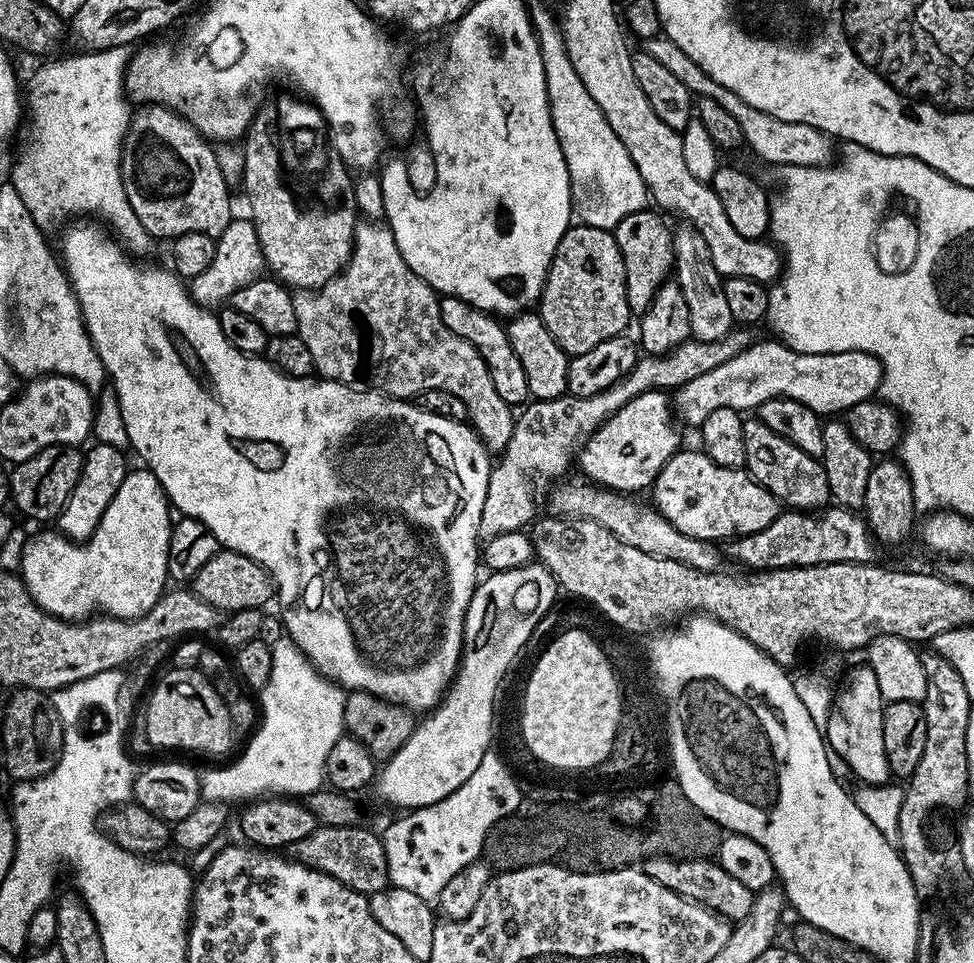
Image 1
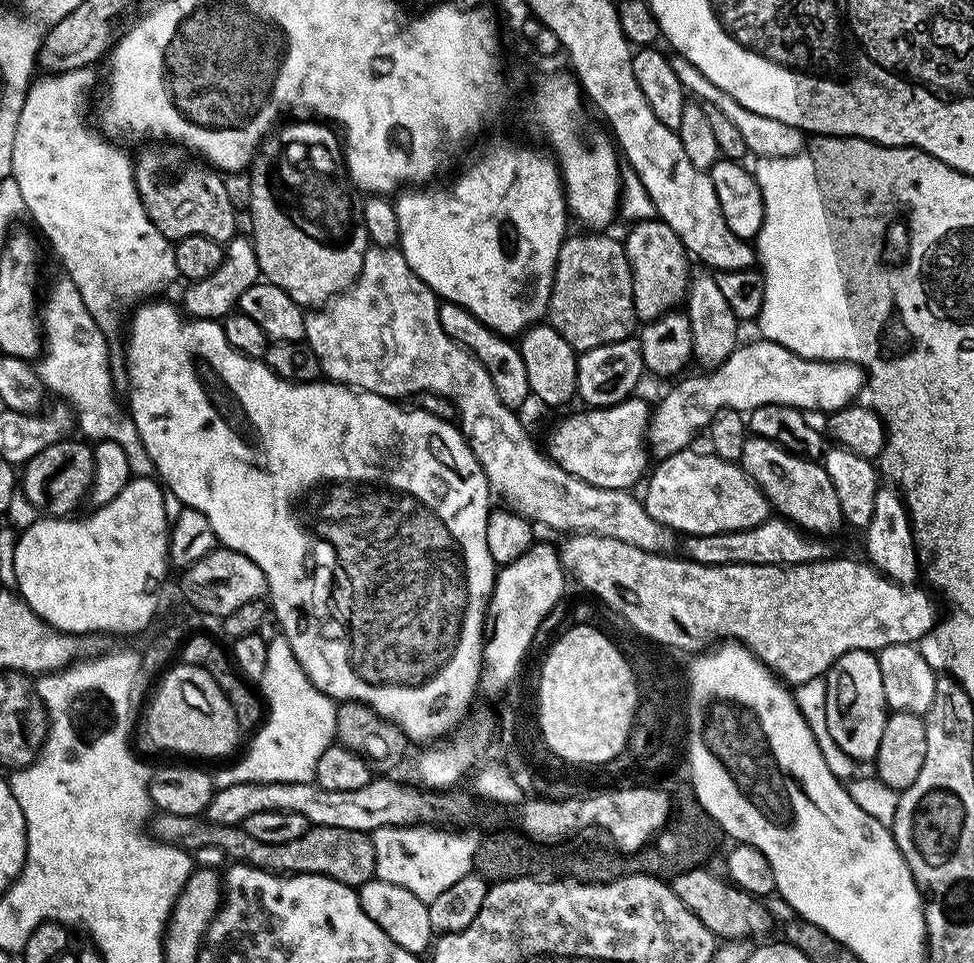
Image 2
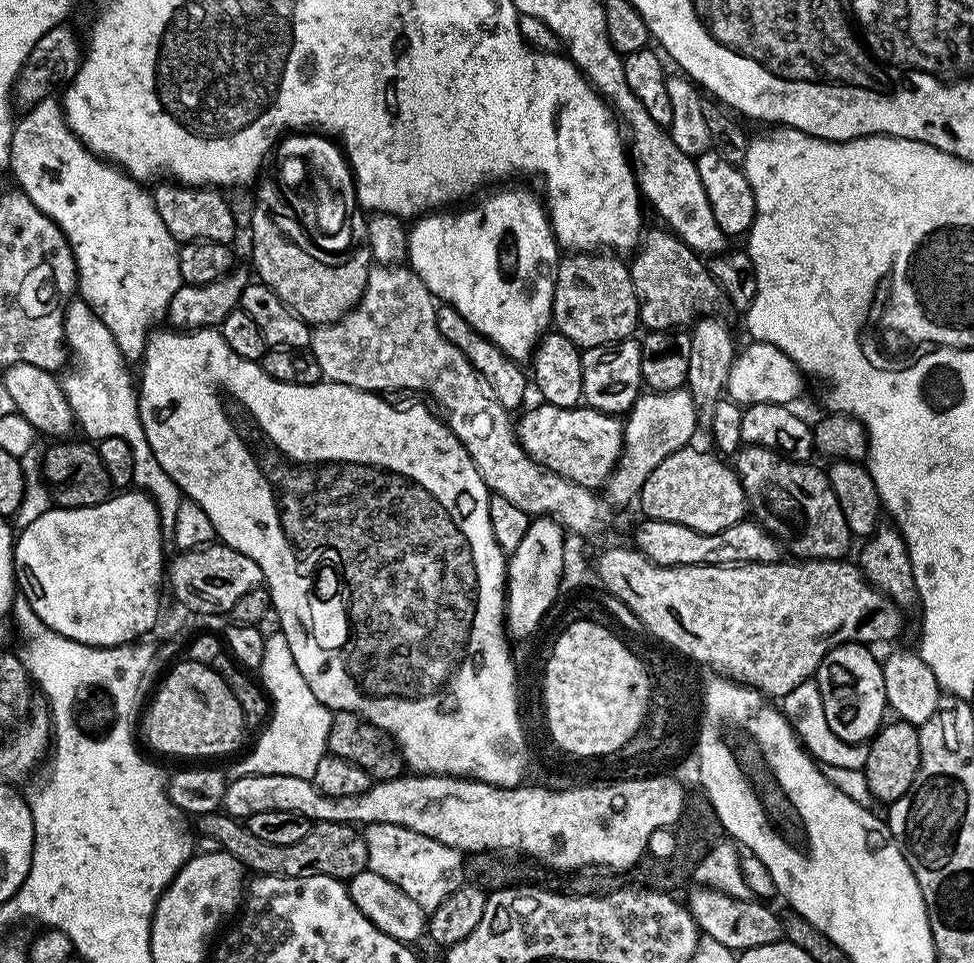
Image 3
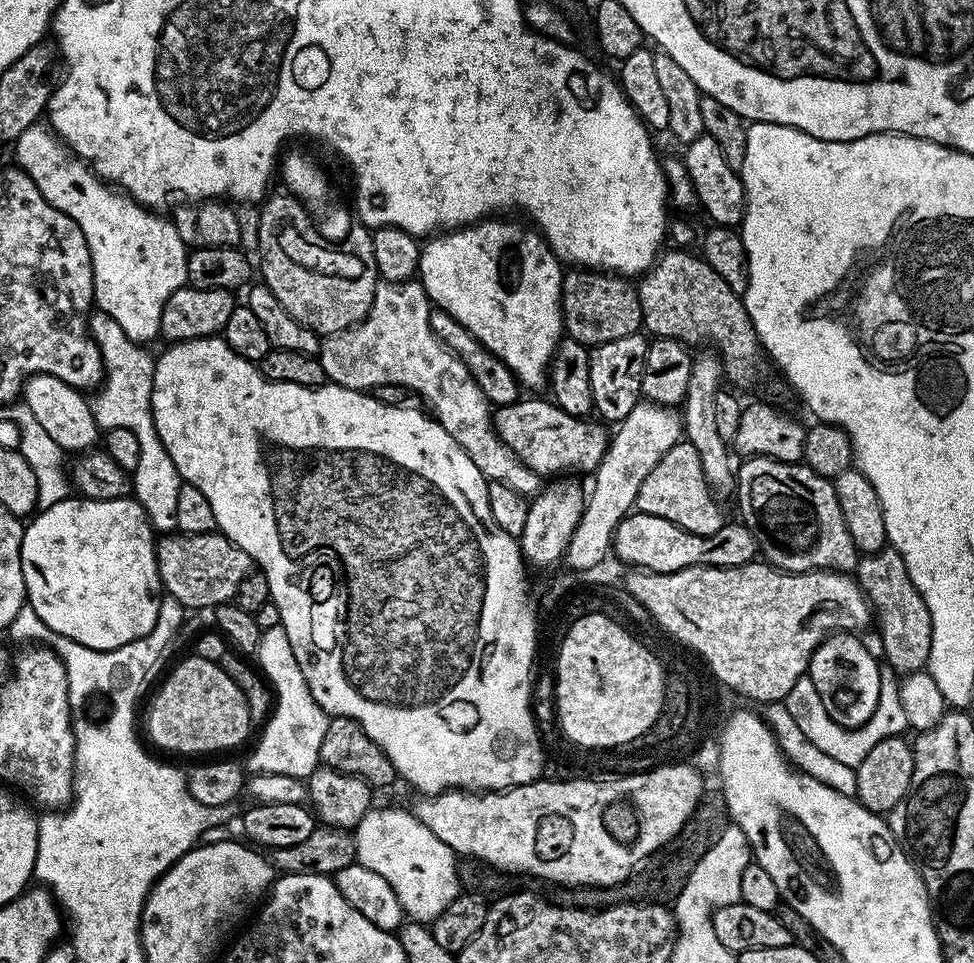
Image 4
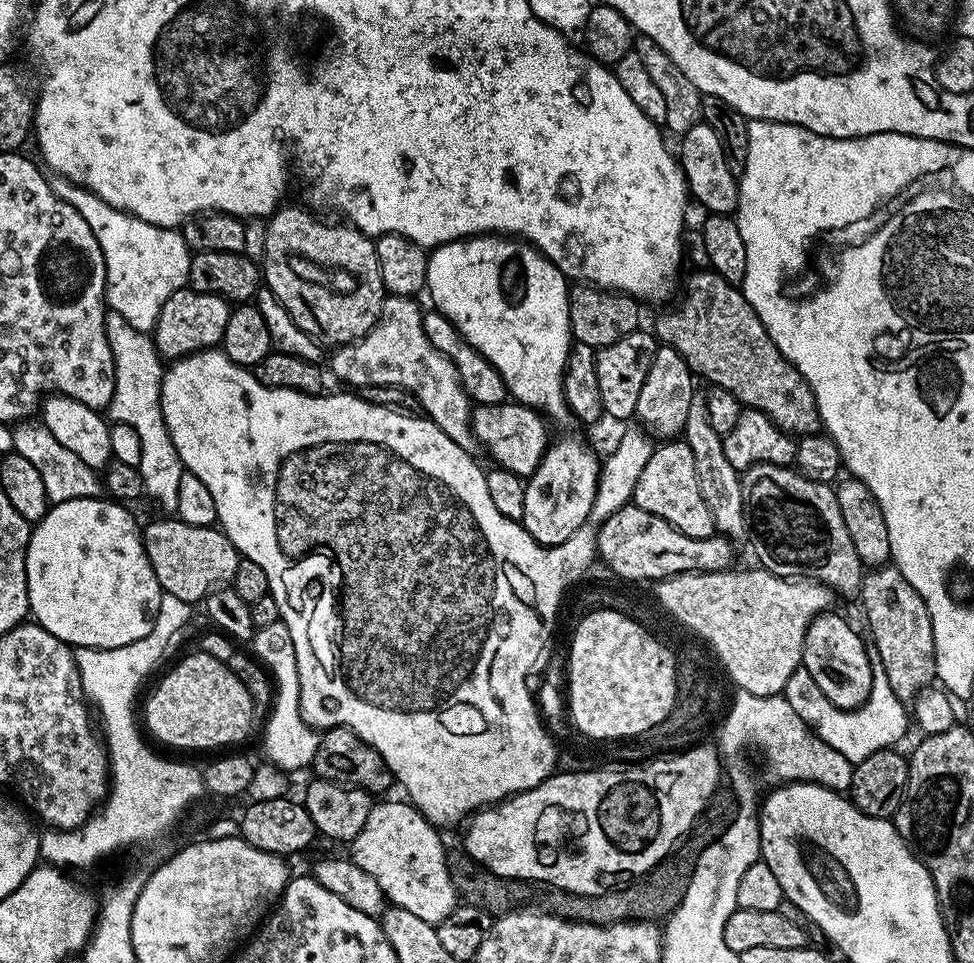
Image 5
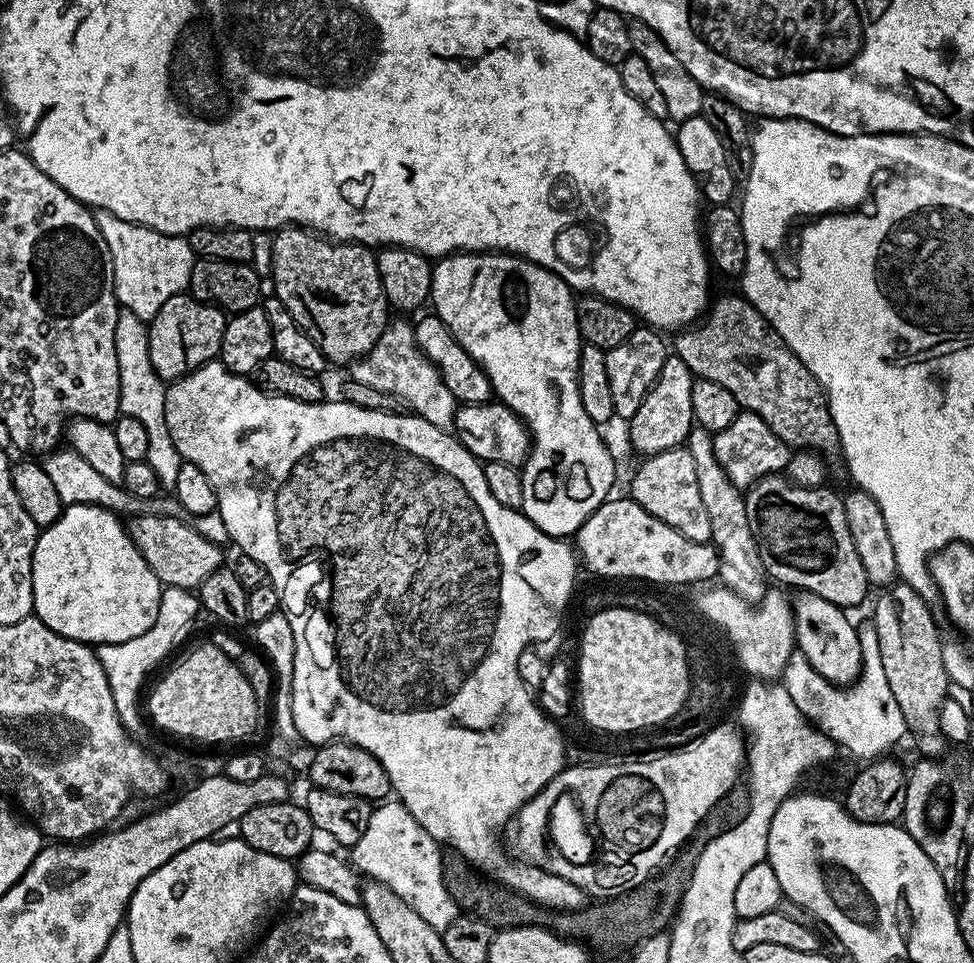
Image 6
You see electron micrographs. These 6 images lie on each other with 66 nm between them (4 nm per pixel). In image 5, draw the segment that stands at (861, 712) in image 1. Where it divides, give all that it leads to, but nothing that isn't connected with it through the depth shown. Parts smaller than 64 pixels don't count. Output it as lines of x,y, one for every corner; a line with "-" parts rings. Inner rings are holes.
830,610
812,620
804,639
802,667
810,672
811,678
814,678
818,688
826,694
834,707
855,709
867,702
871,692
870,648
863,635
860,637
842,617
835,616
834,613

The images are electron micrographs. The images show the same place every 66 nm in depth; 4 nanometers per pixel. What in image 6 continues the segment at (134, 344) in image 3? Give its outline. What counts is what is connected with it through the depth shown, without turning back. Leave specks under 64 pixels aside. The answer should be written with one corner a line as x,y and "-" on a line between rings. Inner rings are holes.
97,211
95,218
110,250
117,304
123,311
138,314
138,318
150,322
158,310
162,310
163,304
188,288
190,270
196,265
198,257
190,250
185,237
162,234
141,224
131,224
109,212

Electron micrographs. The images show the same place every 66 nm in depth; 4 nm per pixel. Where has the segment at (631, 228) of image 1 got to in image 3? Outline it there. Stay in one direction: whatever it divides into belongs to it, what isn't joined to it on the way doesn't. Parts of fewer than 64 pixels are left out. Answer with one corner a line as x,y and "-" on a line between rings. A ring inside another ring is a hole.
660,227
661,229
650,228
643,233
642,239
631,257
633,260
630,260
641,325
653,332
680,330
691,325
697,319
698,314
715,313
717,311
716,303
721,303
722,293
720,287
716,285
714,277
708,273
707,263
702,259
701,254
688,246
675,232
665,230
663,227

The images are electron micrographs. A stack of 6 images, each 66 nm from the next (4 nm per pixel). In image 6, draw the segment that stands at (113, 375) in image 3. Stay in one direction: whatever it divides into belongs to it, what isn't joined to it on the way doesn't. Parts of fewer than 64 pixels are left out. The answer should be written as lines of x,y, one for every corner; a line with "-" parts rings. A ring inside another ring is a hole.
121,311
114,342
120,371
120,411
142,422
150,440
147,462
154,466
154,474
158,474
161,489
175,489
182,461
174,446
174,438
170,438
170,430
166,426
166,382
154,370
154,362
150,362
148,324
138,318
138,314

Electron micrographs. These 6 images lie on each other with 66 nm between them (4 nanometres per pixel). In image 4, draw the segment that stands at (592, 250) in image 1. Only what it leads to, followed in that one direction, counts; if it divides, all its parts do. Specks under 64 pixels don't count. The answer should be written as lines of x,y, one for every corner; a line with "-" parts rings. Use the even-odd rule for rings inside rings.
572,270
565,275
560,311
564,313
564,332
589,346
637,335
644,323
637,285
623,276
595,270

